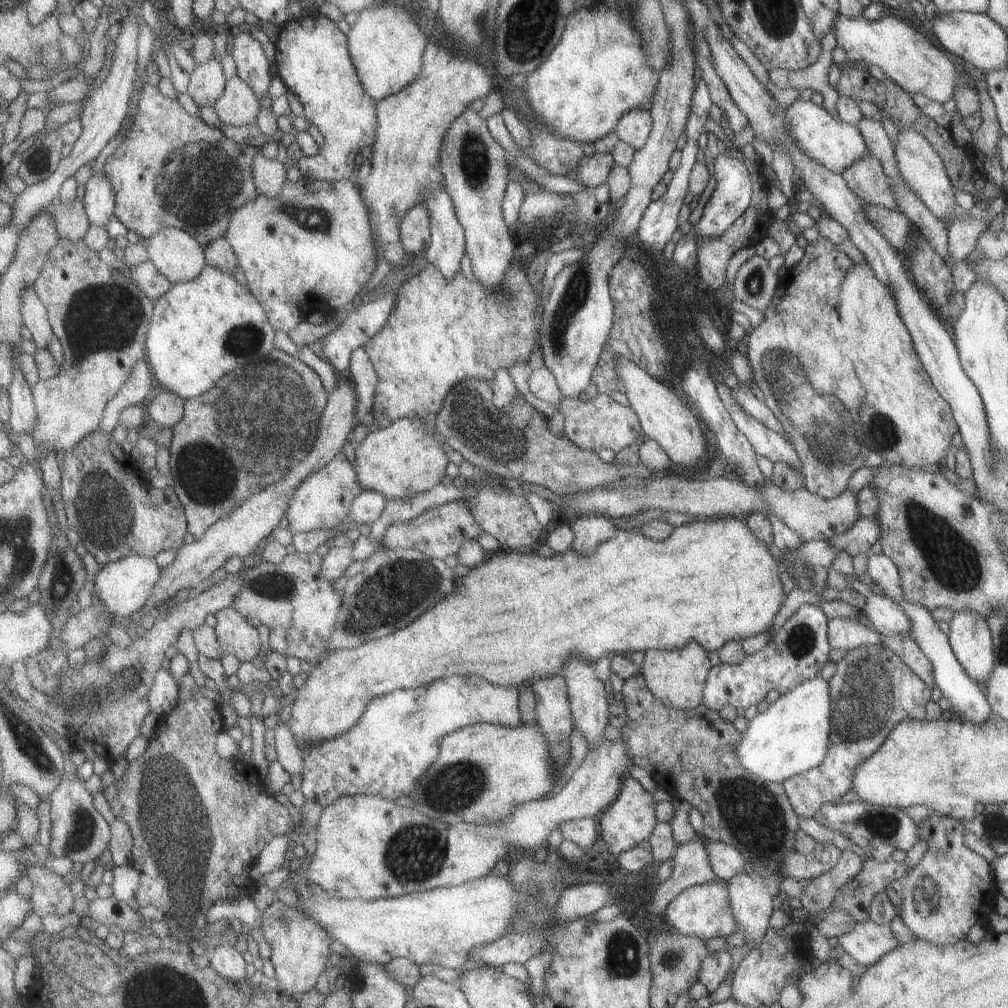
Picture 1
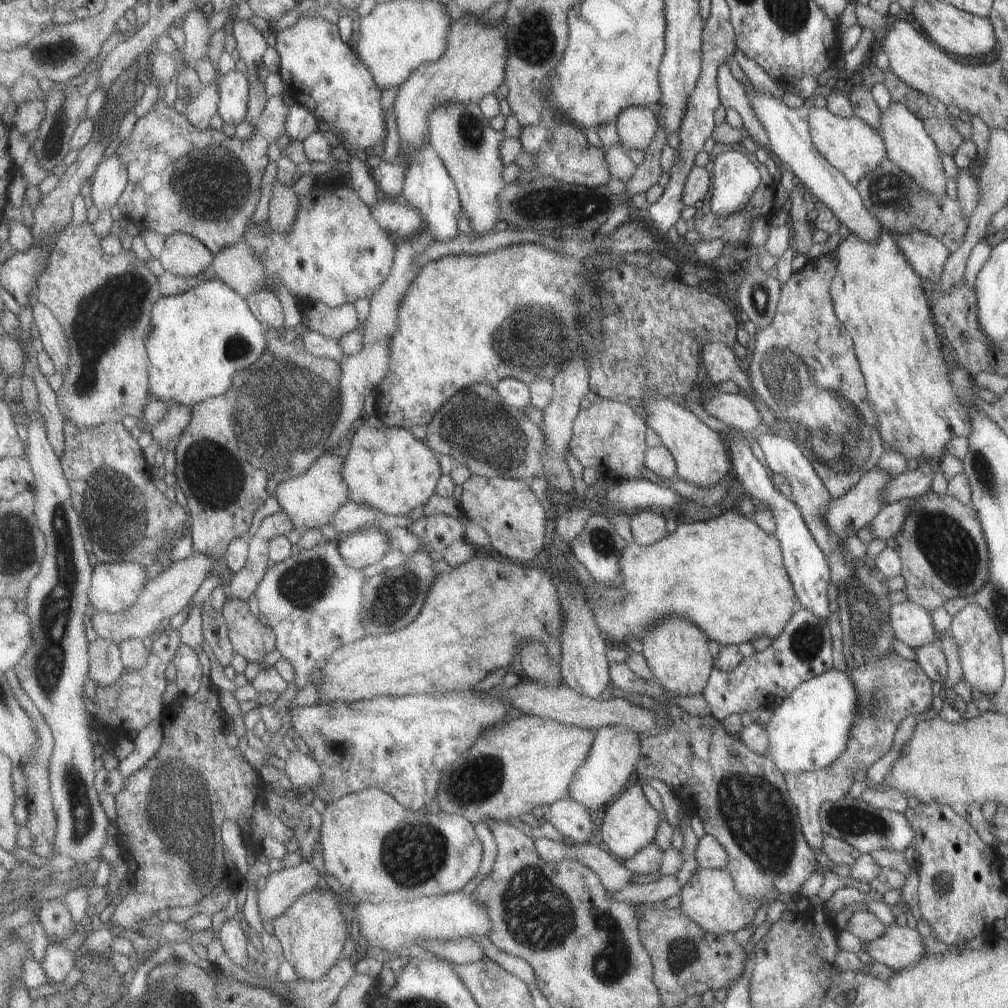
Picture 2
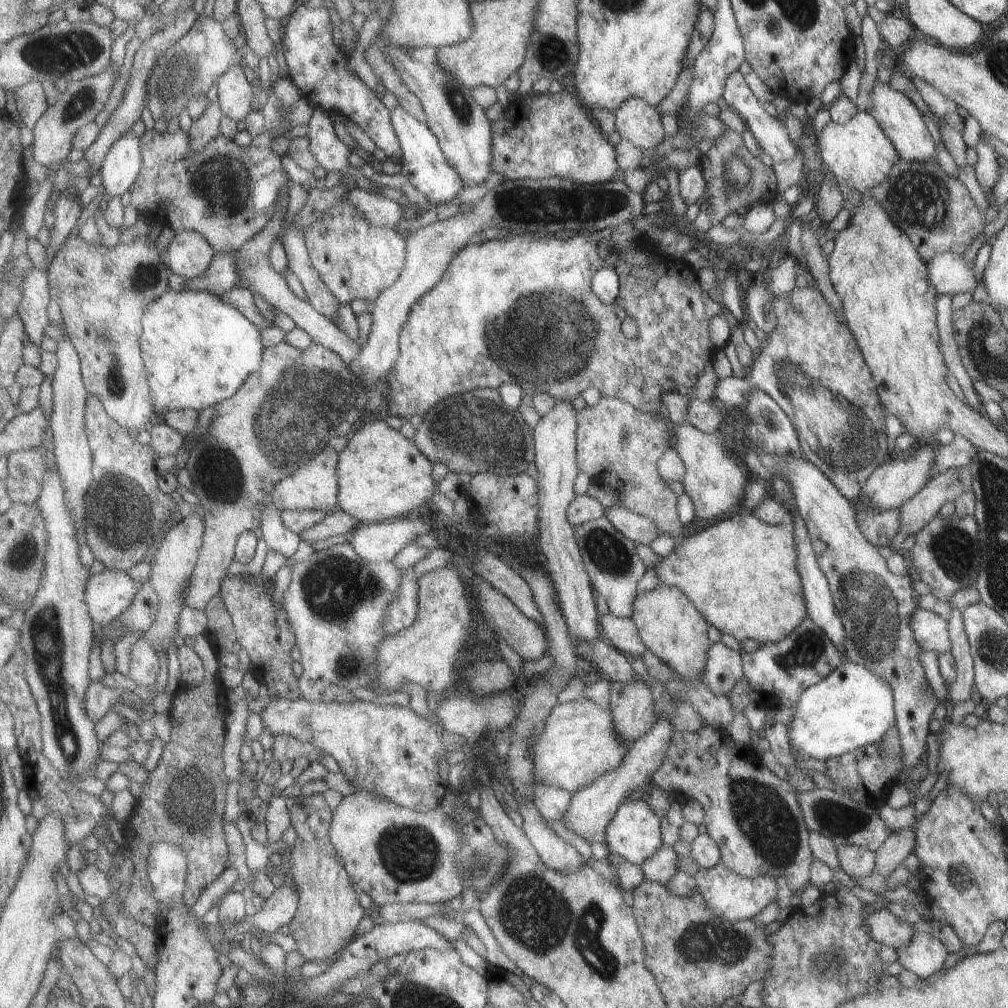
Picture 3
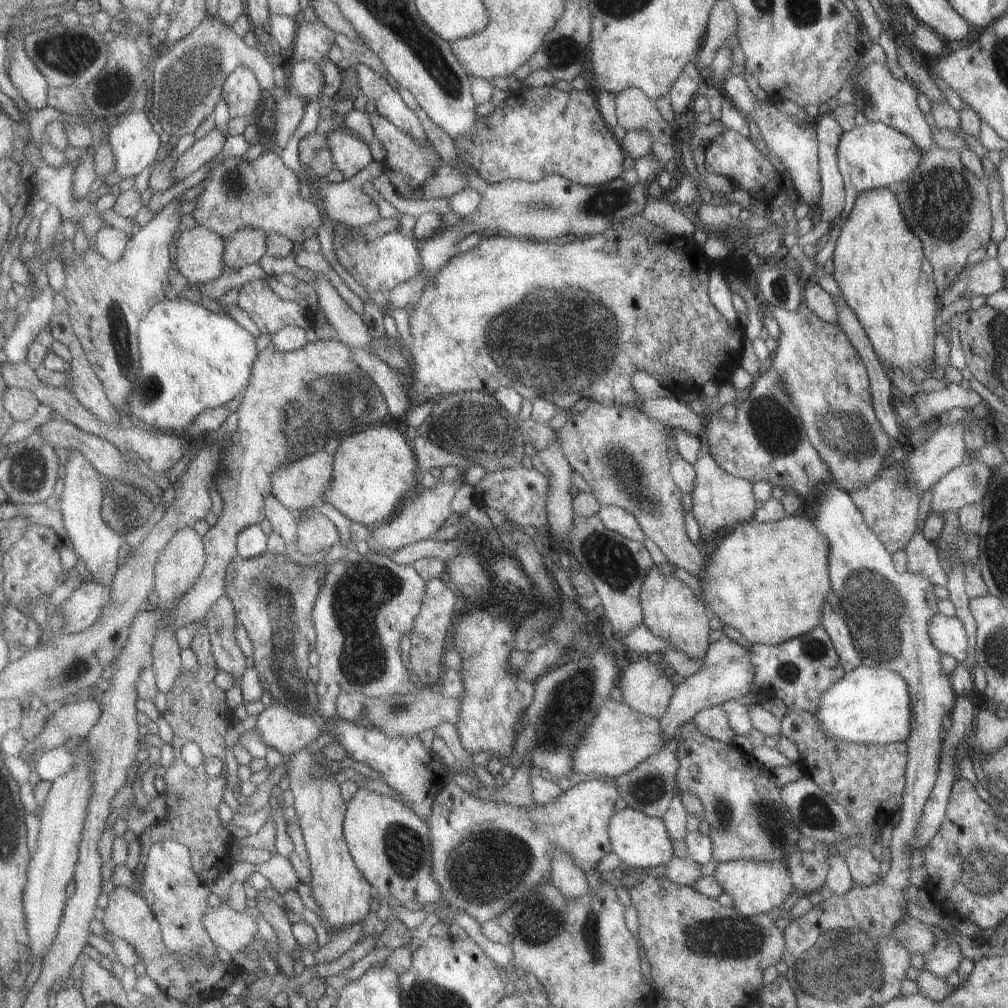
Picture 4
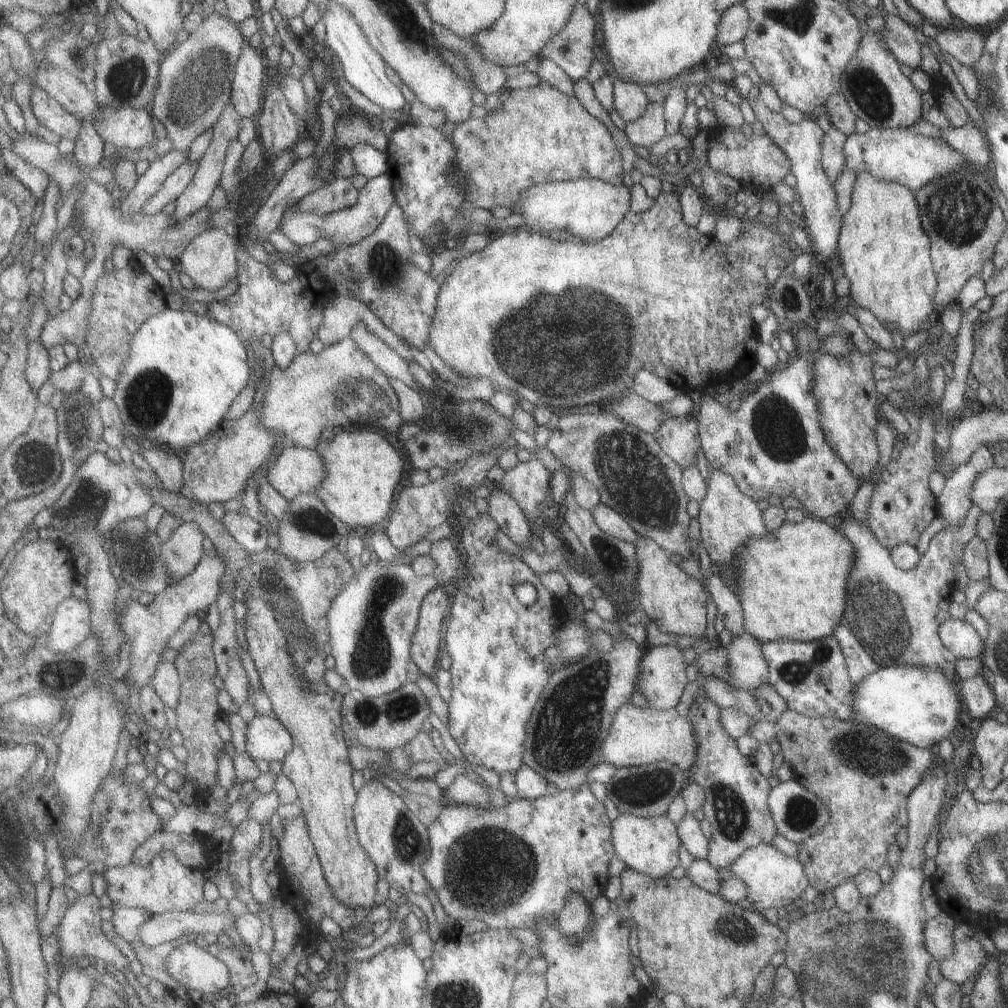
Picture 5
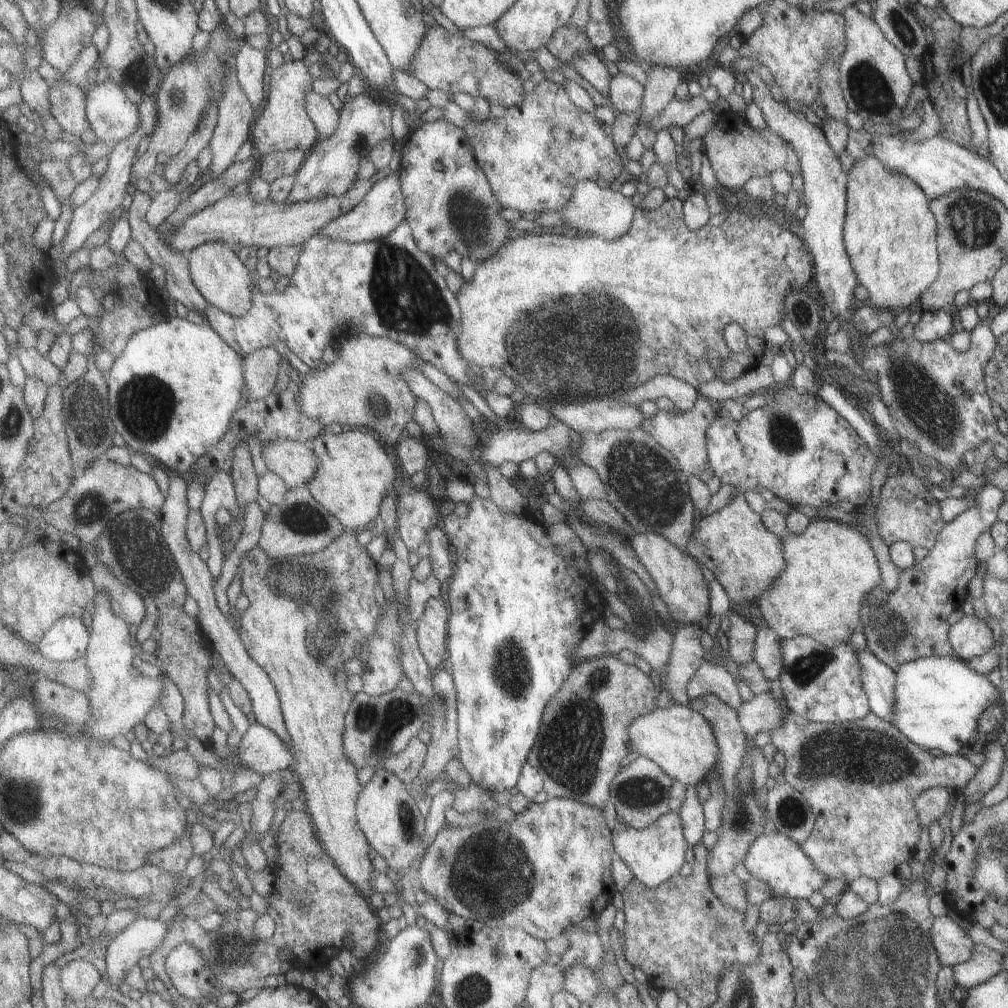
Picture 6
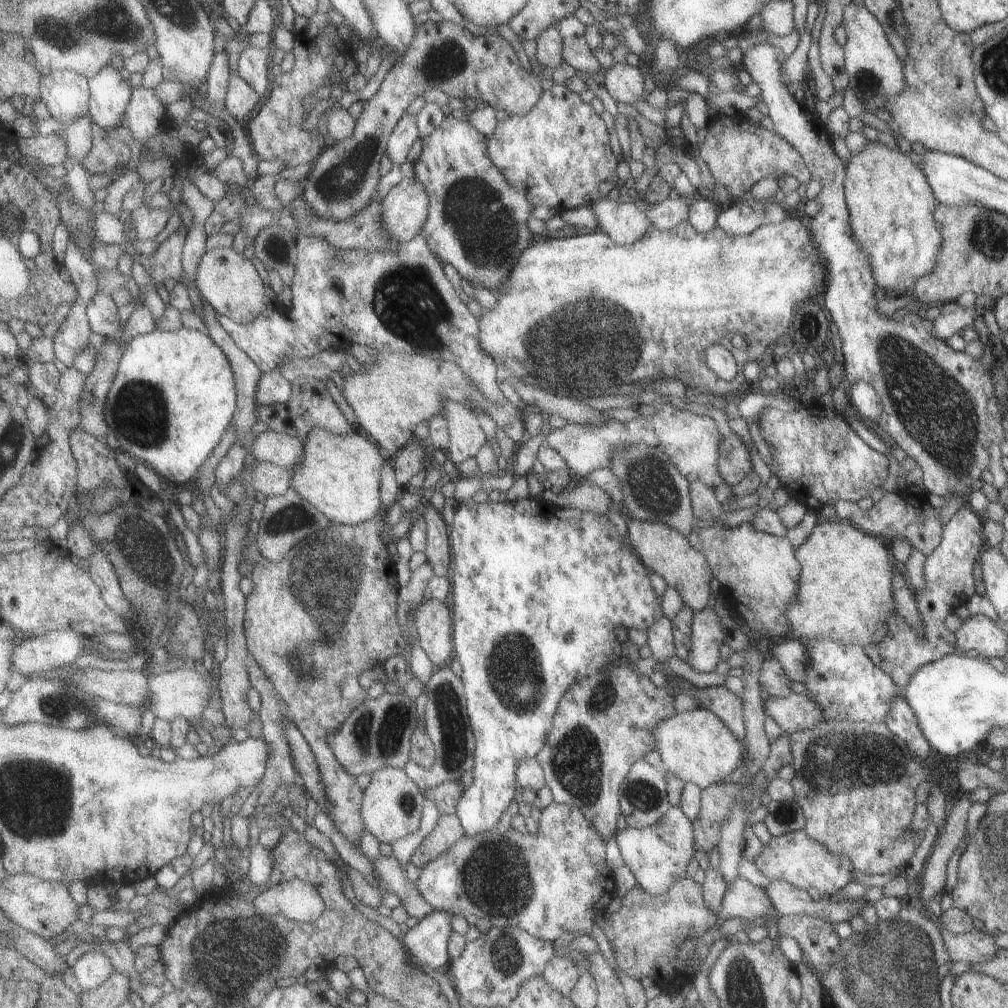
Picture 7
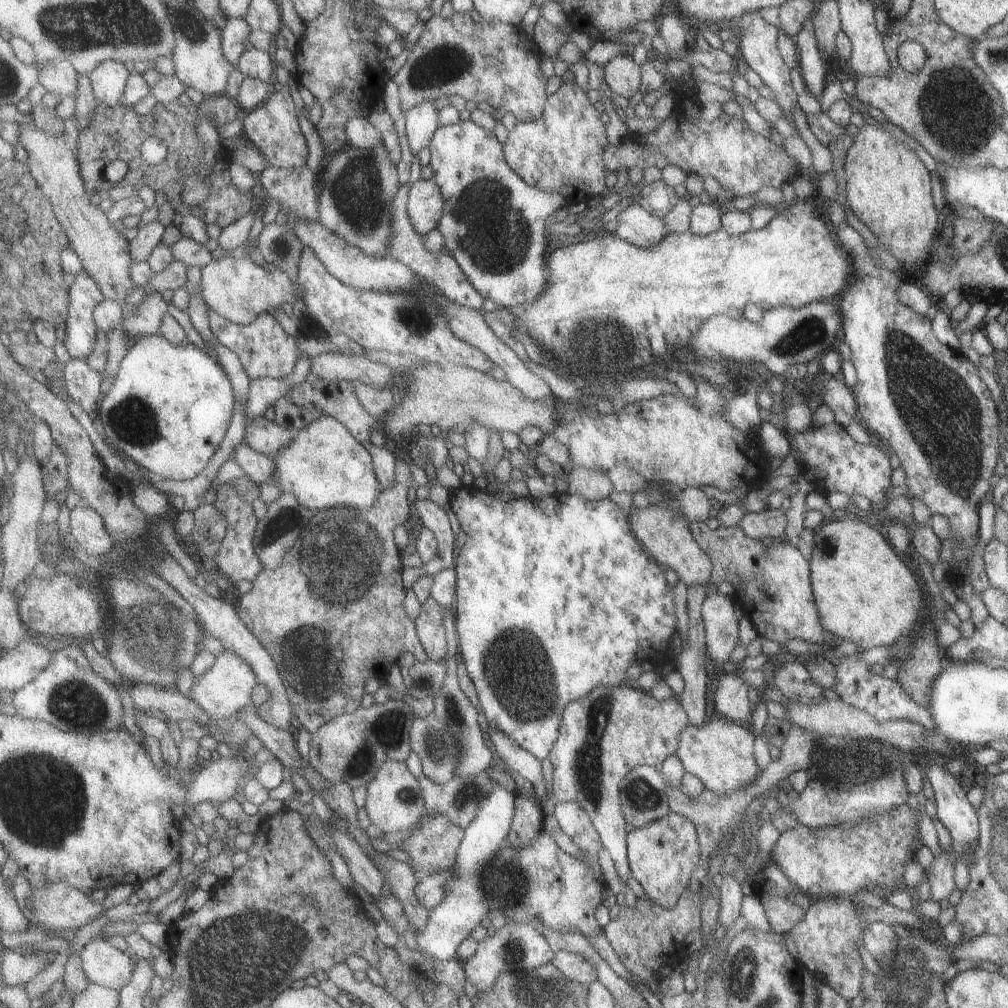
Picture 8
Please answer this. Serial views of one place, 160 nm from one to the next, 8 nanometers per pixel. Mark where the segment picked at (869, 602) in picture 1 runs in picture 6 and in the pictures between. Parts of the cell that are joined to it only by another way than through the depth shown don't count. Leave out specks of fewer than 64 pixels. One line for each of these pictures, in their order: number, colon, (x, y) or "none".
2: (910, 624)
3: (929, 631)
4: (946, 634)
5: (956, 635)
6: (969, 637)

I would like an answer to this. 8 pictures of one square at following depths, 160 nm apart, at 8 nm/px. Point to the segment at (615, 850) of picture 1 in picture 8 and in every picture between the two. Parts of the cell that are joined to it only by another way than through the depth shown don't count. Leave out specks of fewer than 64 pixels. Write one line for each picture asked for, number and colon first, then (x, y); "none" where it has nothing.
2: (629, 823)
3: (634, 833)
4: (641, 842)
5: (648, 845)
6: (654, 853)
7: (657, 854)
8: (662, 853)

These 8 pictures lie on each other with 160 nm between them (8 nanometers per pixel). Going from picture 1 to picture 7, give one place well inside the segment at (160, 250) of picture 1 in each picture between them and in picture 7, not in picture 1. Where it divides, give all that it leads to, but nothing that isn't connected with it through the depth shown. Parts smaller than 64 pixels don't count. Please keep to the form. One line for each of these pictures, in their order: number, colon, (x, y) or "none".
2: (183, 255)
3: (188, 255)
4: (200, 252)
5: (211, 261)
6: (217, 271)
7: (229, 281)

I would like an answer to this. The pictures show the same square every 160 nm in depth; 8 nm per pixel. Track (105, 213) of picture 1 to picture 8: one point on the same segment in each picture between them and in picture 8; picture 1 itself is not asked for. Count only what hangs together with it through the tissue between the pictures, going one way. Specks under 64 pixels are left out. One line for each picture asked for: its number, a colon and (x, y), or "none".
2: (110, 180)
3: (122, 165)
4: (135, 145)
5: (126, 127)
6: (113, 116)
7: (110, 93)
8: (109, 80)

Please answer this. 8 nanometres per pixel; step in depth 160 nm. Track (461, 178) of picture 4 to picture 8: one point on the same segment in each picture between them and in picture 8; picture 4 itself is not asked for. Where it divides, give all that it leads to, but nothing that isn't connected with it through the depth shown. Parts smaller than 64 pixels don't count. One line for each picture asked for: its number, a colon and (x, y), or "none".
5: (539, 134)
6: (533, 155)
7: (560, 153)
8: (562, 152)

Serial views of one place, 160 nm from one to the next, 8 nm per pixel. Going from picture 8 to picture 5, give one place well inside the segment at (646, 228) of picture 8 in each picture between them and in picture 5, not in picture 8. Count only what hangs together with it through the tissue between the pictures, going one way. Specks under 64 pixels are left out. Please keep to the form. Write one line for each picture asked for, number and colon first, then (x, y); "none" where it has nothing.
5: (588, 209)
6: (598, 211)
7: (625, 223)

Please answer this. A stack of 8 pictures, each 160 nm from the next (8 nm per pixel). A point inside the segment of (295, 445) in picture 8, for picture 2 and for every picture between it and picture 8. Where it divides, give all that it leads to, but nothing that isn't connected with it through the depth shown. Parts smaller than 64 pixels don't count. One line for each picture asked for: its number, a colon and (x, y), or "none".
2: (388, 468)
3: (382, 475)
4: (373, 467)
5: (363, 468)
6: (355, 475)
7: (341, 474)

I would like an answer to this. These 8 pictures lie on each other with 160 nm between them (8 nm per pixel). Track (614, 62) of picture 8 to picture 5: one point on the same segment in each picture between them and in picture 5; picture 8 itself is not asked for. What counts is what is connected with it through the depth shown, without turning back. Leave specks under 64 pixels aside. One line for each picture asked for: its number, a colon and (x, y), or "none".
5: (630, 102)
6: (625, 95)
7: (624, 83)

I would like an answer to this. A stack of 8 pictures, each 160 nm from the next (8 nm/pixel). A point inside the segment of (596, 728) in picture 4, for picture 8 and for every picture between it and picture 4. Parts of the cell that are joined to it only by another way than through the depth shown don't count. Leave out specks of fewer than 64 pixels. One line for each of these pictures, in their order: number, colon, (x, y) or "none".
5: (638, 736)
6: (677, 739)
7: (696, 747)
8: (719, 752)

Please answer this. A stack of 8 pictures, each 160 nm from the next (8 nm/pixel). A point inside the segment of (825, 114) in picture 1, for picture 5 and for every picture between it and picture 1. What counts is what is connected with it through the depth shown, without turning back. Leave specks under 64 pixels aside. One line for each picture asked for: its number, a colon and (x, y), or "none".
2: (852, 148)
3: (857, 153)
4: (869, 156)
5: (896, 155)

